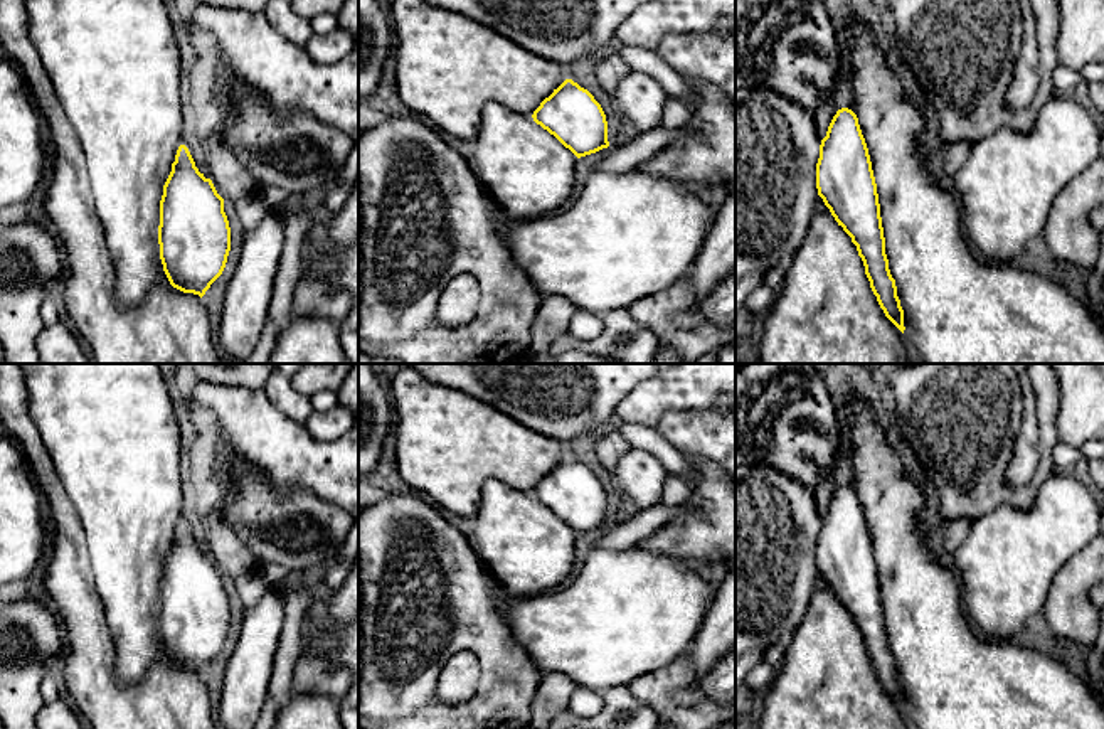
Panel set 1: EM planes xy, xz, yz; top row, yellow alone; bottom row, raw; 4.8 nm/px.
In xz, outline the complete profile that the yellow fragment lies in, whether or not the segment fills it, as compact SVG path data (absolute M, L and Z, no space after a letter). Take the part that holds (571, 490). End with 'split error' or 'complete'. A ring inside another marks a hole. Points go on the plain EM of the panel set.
M572 456L554 466L532 495L577 535L609 524L608 498L601 482Z; complete

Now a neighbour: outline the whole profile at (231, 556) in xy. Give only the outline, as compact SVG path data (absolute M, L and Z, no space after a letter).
M220 487L220 497L205 519L209 554L222 576L232 579L252 572L259 566L259 559L237 537L236 530L227 525L226 512L232 503L232 488Z

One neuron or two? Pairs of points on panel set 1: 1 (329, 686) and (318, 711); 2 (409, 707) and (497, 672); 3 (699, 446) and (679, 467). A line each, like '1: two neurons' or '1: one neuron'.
1: two neurons
2: one neuron
3: two neurons

